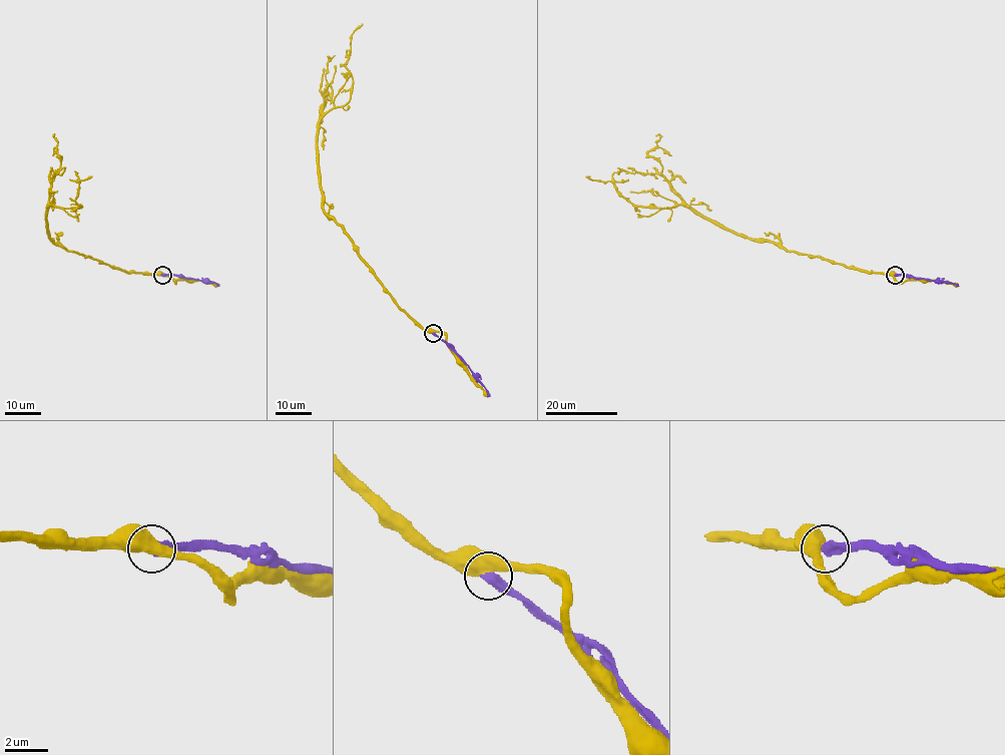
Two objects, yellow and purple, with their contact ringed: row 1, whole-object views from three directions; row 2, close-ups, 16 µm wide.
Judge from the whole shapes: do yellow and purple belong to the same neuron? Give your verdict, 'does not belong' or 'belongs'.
does not belong

